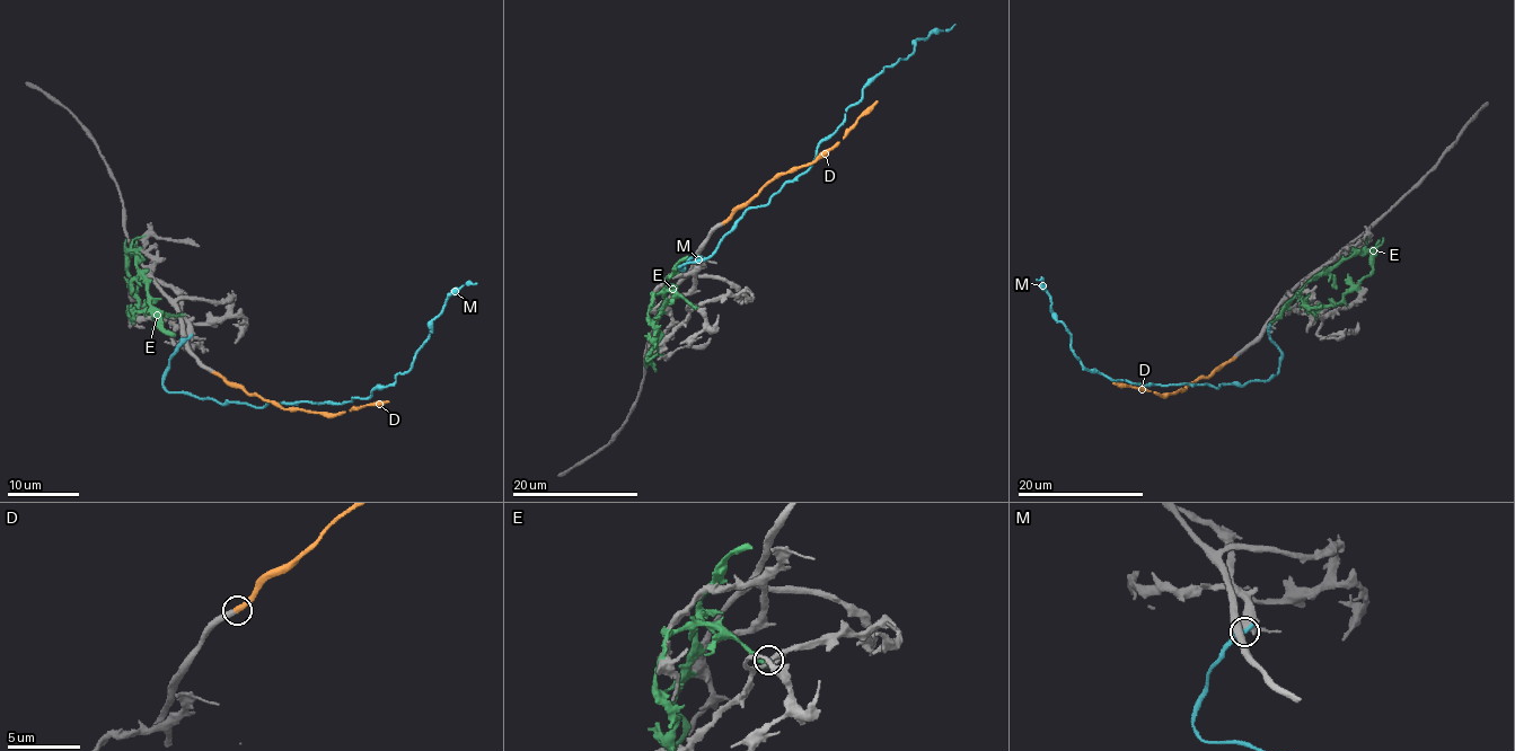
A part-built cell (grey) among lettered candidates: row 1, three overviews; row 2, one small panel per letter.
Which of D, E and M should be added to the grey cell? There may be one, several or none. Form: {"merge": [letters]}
{"merge": ["D"]}

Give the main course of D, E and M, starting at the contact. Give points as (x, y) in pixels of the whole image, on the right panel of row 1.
D: (1235, 358), (1173, 394), (1156, 395), (1112, 382)
E: (1318, 307), (1305, 303), (1301, 289), (1350, 257), (1373, 250), (1383, 238)
M: (1269, 327), (1282, 354), (1266, 380), (1217, 388), (1112, 380), (1072, 352), (1071, 332), (1036, 279)

